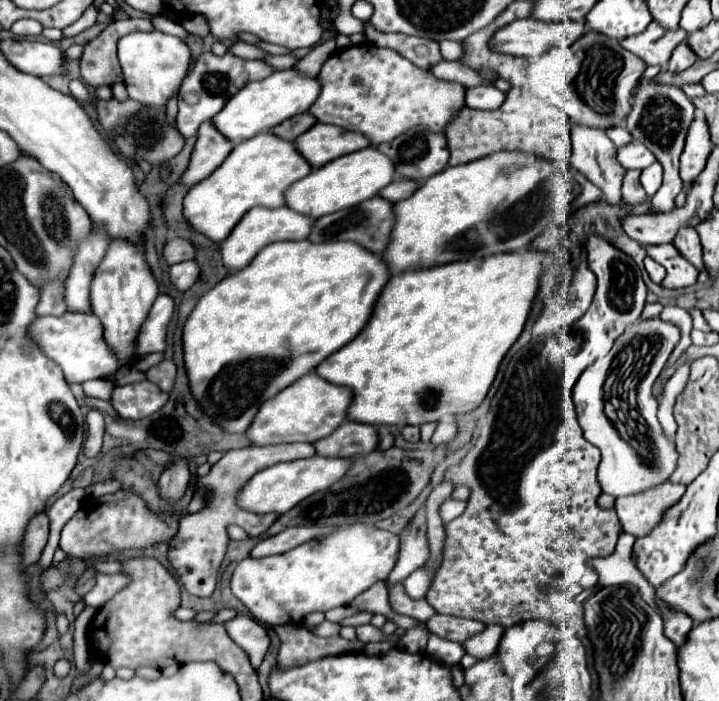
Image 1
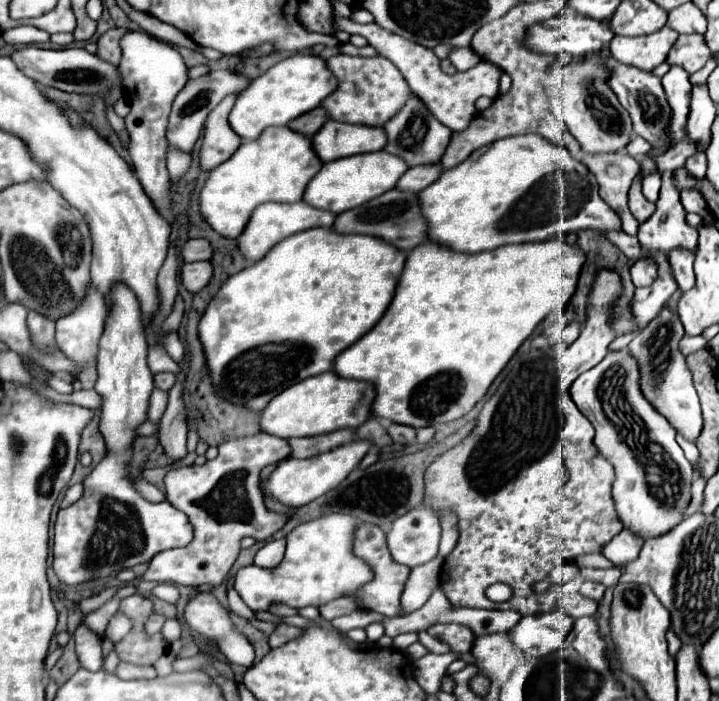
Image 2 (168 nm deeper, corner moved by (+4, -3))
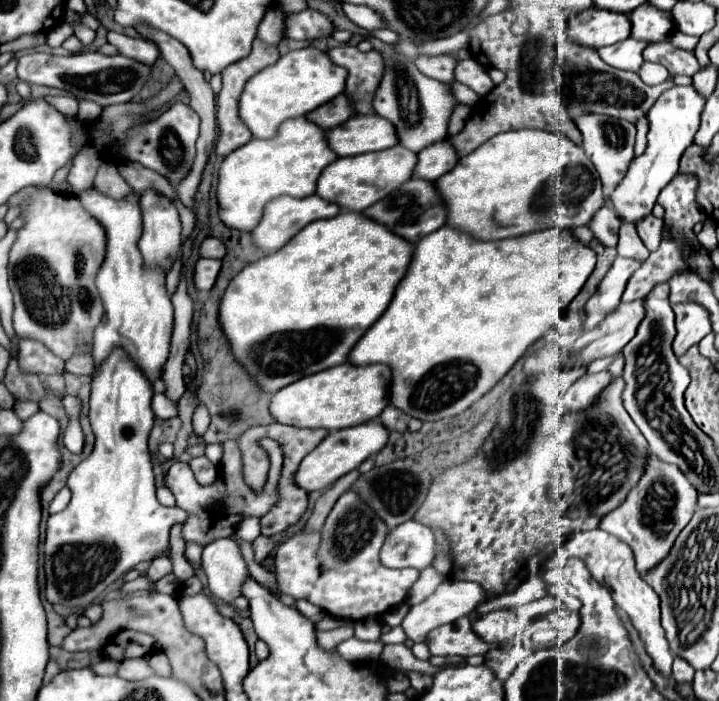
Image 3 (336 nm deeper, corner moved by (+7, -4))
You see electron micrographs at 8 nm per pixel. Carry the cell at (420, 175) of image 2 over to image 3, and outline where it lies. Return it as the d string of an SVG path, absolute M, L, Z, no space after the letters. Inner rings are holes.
M444 138L440 144L432 144L432 148L424 148L424 152L418 154L418 164L414 168L414 174L424 180L438 180L442 174L450 172L458 164L456 150L452 144L448 144L448 138Z

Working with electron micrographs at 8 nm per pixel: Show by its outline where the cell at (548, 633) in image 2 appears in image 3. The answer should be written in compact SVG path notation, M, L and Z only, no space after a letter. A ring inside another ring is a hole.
M558 608L558 610L550 612L546 618L540 618L540 620L542 620L542 624L546 620L546 628L556 632L554 646L570 640L576 634L576 630L580 628L580 614L578 612L570 612L566 608Z

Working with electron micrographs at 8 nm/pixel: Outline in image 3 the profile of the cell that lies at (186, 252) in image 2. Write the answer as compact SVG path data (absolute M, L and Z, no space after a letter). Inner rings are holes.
M210 236L210 238L206 238L206 240L202 242L202 246L200 246L200 256L202 256L202 258L222 258L222 256L226 256L226 246L224 246L222 240Z

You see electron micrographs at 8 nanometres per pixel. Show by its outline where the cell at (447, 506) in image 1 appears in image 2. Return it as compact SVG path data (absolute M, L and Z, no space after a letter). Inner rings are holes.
M437 555L431 563L423 563L419 567L413 567L409 573L409 579L405 583L405 591L401 595L401 607L407 613L413 613L415 609L423 607L431 593L439 587L439 571L443 565L443 557Z

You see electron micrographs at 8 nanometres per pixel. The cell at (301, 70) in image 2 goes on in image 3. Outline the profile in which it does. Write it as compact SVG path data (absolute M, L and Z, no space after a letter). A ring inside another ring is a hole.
M300 48L292 50L278 58L276 64L254 74L242 92L240 98L240 118L246 122L254 138L274 138L278 126L288 118L306 116L314 108L330 102L344 92L348 70L332 64L326 52L318 48Z

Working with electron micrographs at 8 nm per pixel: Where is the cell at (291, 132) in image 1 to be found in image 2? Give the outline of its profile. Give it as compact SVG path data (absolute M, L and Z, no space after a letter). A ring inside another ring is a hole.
M317 107L317 109L313 109L313 111L309 111L309 113L297 117L295 121L291 121L287 127L293 129L293 131L297 131L297 133L301 133L301 135L313 137L327 119L329 119L327 113L325 113L321 107Z

